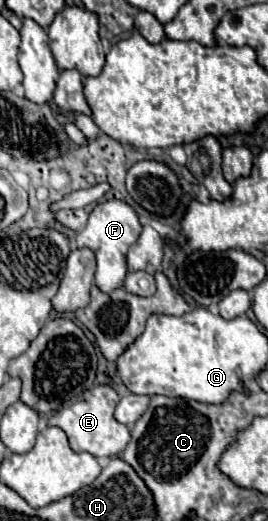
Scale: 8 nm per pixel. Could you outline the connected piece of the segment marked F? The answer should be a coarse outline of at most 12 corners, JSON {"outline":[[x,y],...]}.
{"outline":[[101,201],[77,235],[97,257],[95,285],[123,287],[125,255],[141,235],[123,201]]}

